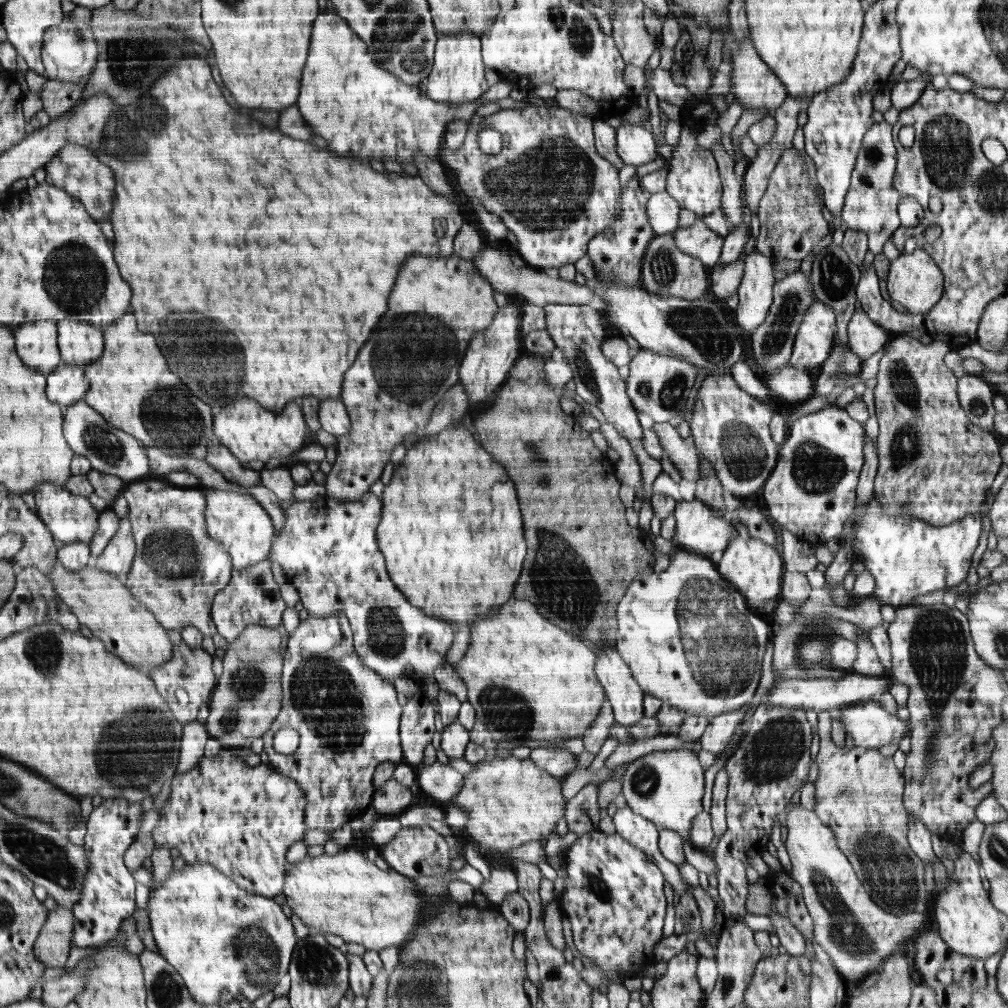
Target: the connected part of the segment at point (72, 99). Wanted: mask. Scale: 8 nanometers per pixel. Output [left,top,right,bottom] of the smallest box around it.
[40,79,86,121]

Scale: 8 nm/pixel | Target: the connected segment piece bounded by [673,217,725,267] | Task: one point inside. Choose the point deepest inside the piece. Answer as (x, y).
(698, 240)

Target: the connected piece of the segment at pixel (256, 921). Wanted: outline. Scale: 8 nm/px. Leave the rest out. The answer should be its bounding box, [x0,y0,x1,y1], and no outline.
[146,864,299,1006]

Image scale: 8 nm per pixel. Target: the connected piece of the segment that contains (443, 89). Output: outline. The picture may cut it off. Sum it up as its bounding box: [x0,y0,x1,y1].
[423,32,486,106]

